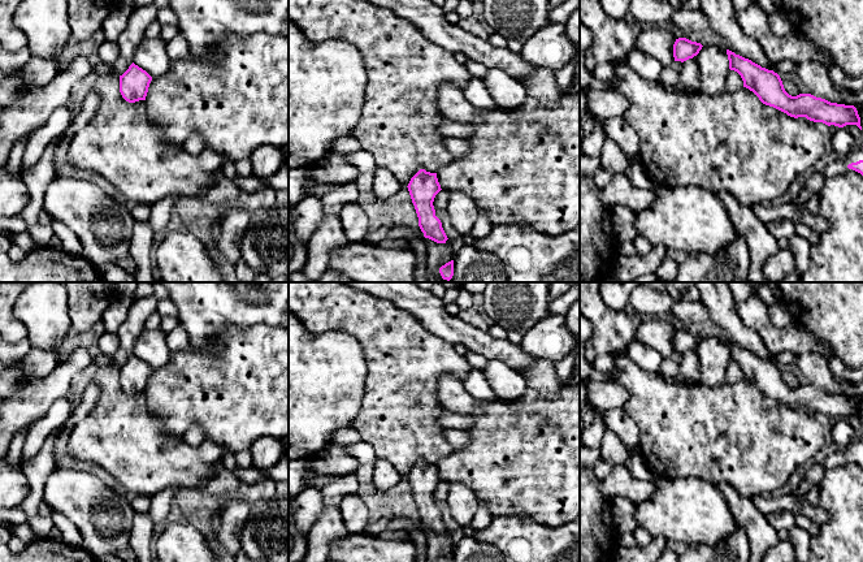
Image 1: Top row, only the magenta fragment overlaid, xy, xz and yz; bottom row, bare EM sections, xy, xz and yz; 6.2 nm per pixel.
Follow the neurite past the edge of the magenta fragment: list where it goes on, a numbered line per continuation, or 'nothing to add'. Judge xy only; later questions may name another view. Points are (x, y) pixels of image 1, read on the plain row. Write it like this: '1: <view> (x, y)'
nothing to add

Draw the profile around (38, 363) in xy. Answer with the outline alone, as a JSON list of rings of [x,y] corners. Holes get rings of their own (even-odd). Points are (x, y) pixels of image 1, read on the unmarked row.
[[[32,349],[21,359],[19,369],[29,381],[44,379],[55,369],[57,359],[58,351],[56,350]]]

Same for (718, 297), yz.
[[[694,282],[706,306],[710,320],[727,332],[727,341],[766,360],[775,362],[775,355],[764,346],[759,333],[746,327],[736,312],[736,301],[728,282]]]

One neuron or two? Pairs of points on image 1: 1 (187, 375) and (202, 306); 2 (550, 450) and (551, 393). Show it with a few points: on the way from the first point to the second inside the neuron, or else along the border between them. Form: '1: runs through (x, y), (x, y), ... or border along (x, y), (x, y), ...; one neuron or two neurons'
1: border along (220, 333), (204, 349), (191, 347); two neurons
2: runs through (551, 436), (551, 407); one neuron

